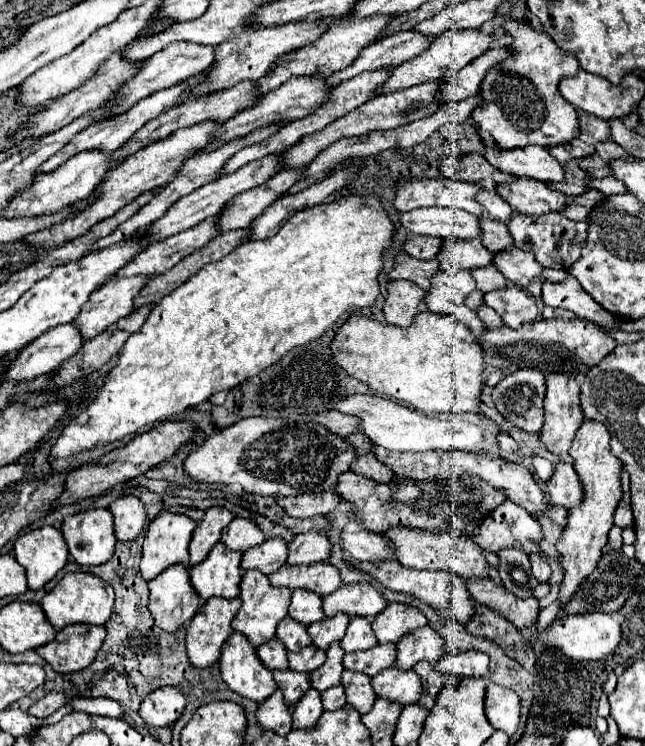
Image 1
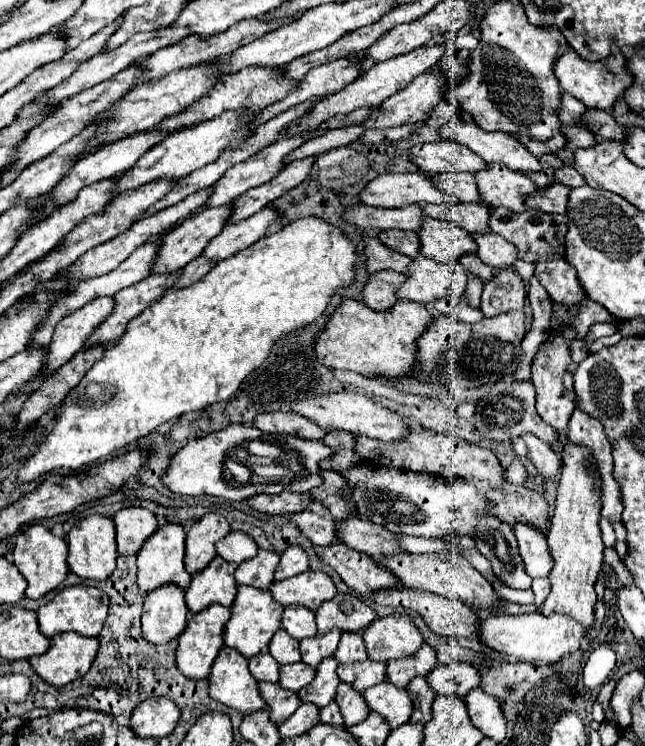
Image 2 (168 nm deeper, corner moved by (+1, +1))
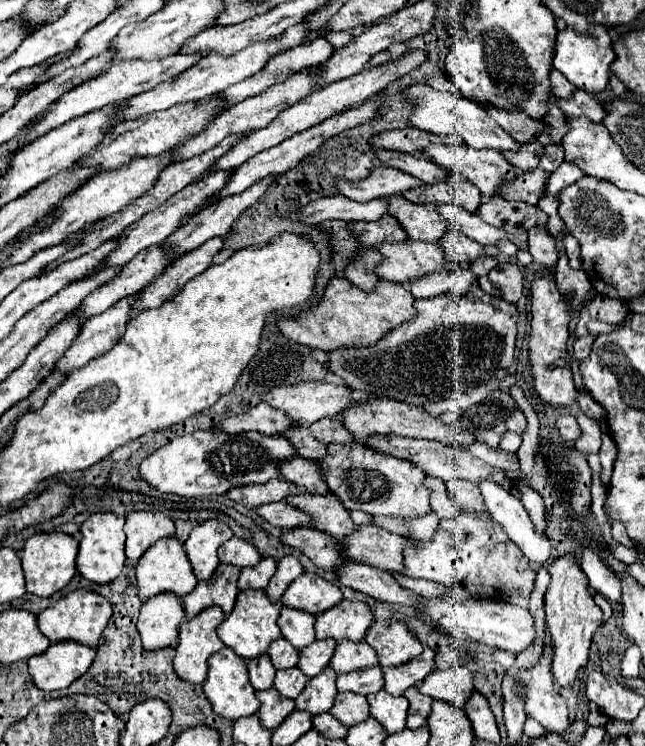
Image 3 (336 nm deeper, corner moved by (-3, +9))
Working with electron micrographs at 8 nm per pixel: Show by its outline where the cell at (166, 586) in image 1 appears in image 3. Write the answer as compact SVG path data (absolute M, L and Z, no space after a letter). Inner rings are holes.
M151 597L151 601L143 601L141 615L137 621L137 629L143 639L145 649L163 649L163 647L175 647L177 645L177 633L179 625L185 619L185 609L179 597Z

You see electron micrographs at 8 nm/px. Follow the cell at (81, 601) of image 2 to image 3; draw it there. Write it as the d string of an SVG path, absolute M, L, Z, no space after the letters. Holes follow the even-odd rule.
M75 589L75 591L67 593L65 597L61 597L57 603L53 603L51 607L47 607L45 611L41 611L37 615L37 623L39 623L41 633L45 637L49 637L51 643L73 639L73 641L85 643L89 647L97 647L97 641L99 641L109 617L111 617L111 603L103 595L89 591L89 589Z

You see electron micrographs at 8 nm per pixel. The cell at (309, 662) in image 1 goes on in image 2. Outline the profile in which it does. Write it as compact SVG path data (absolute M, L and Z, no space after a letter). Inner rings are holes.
M301 661L295 663L295 665L283 665L281 667L281 679L279 679L279 685L283 685L283 689L289 689L289 691L299 691L303 689L305 685L309 685L309 681L315 677L315 669L311 669L309 665L303 665Z

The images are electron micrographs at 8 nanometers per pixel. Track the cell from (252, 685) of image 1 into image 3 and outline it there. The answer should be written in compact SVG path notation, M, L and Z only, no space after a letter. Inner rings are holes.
M223 647L209 659L209 673L203 683L205 695L213 705L213 711L221 717L237 721L239 717L253 715L259 709L259 699L255 697L255 689L251 689L251 683L247 681L247 665L243 657L235 655L231 647Z

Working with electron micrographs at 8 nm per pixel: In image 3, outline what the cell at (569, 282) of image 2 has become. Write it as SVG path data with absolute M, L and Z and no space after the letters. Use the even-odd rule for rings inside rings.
M541 227L529 231L529 253L533 255L535 263L543 269L555 269L559 261L559 251L555 245L555 237Z

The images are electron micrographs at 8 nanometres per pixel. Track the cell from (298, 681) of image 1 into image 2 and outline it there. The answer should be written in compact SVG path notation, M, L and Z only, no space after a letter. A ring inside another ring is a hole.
M259 683L259 693L267 703L269 719L277 725L281 725L285 719L289 719L295 713L295 709L301 705L297 693L283 689L279 683L275 683L275 685Z

